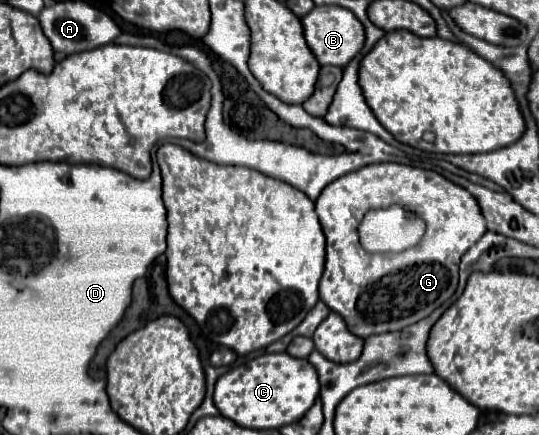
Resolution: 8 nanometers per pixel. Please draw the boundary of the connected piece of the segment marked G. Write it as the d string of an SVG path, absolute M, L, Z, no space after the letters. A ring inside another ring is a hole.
M374 163L358 171L346 173L344 177L338 177L336 181L332 181L332 185L324 187L320 197L316 199L316 213L320 217L322 231L326 235L326 267L318 289L320 301L324 301L330 311L338 313L346 321L350 333L362 339L376 333L400 331L408 325L414 325L420 319L428 317L444 301L448 301L458 285L460 257L486 233L482 211L476 199L466 189L450 183L448 179L444 179L434 171L426 171L410 165L398 165L398 163Z

